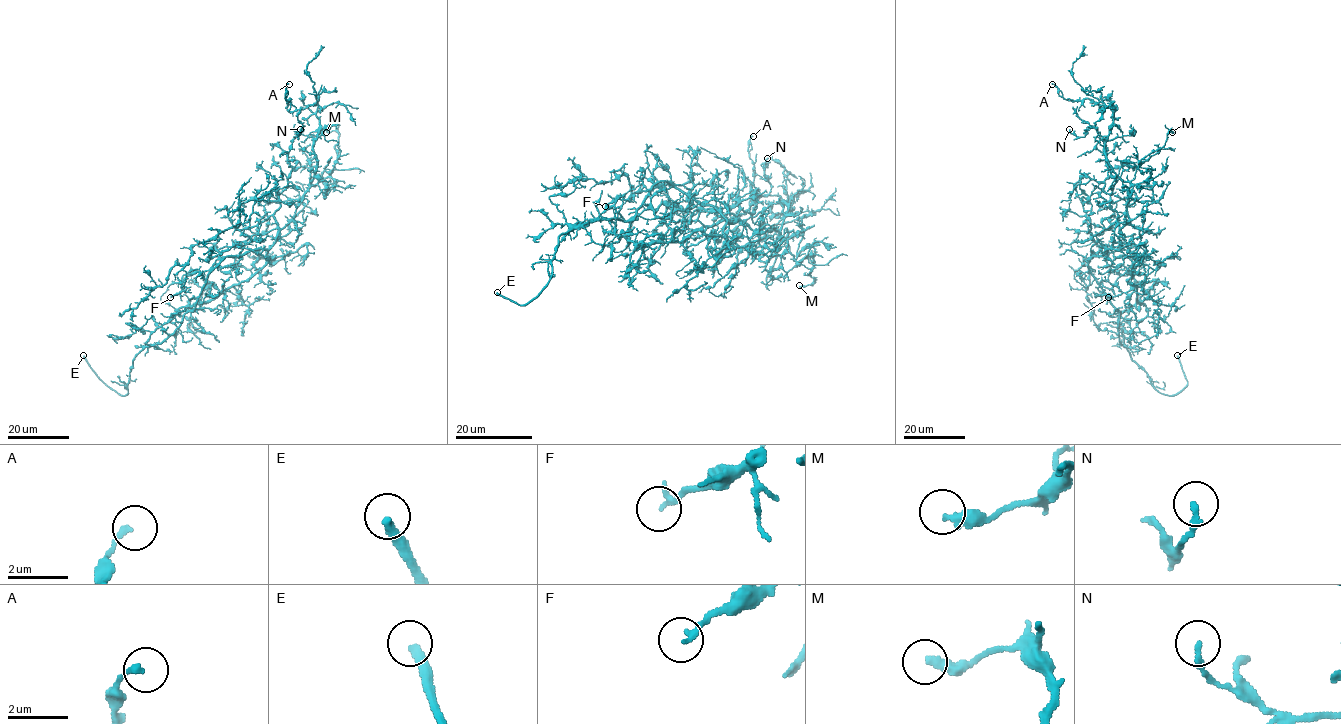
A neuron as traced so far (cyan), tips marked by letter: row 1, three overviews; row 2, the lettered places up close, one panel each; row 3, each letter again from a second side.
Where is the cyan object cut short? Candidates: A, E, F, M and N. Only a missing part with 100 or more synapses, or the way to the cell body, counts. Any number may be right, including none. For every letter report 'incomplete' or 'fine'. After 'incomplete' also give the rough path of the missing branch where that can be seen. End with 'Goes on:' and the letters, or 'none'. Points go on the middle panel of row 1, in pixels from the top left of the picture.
A: fine
E: incomplete | (497, 292), (481, 278), (473, 278)
F: fine
M: fine
N: fine
Goes on: E

